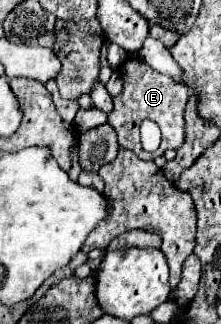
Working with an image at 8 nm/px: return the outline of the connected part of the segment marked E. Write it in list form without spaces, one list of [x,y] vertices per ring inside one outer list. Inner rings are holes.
[[[125,62],[119,68],[121,80],[123,80],[123,92],[113,98],[113,110],[109,112],[109,124],[119,134],[119,146],[133,150],[141,160],[153,160],[157,156],[163,156],[167,148],[179,150],[185,142],[185,120],[183,110],[189,98],[189,90],[183,84],[173,82],[169,76],[149,68],[145,62]],[[149,118],[159,124],[161,128],[161,146],[155,152],[145,152],[139,140],[139,124]]]

